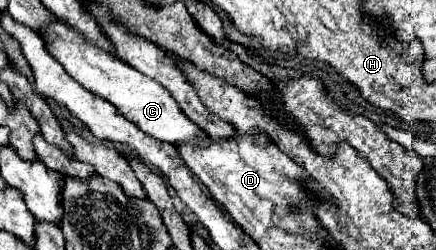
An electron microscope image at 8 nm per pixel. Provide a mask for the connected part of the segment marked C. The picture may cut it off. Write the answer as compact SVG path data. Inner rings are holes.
M57 20L43 30L43 36L49 44L47 48L51 56L63 64L69 76L73 76L89 92L111 102L123 118L133 122L147 136L173 146L181 146L181 144L209 146L211 144L211 138L207 136L207 132L201 130L197 124L193 124L181 112L175 98L169 96L169 92L157 80L145 78L145 74L137 74L133 66L125 62L117 62L117 58L109 58L109 54L101 54L101 50L93 50L93 46L85 46L85 42L81 42L81 38L73 38L69 30L61 30L61 26L57 26Z

